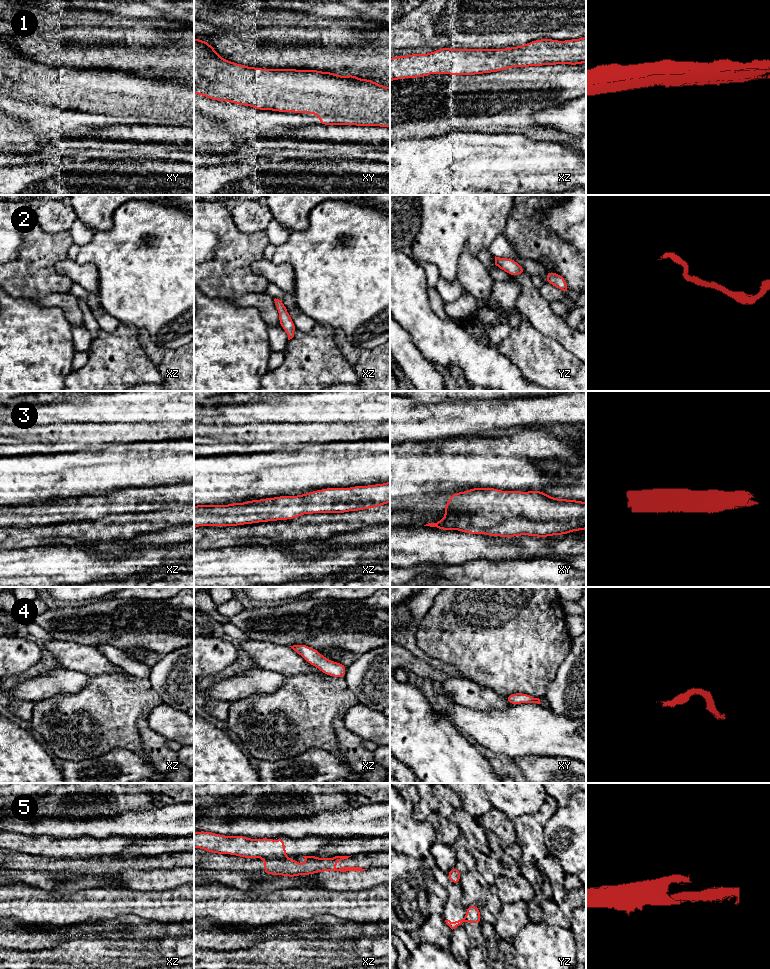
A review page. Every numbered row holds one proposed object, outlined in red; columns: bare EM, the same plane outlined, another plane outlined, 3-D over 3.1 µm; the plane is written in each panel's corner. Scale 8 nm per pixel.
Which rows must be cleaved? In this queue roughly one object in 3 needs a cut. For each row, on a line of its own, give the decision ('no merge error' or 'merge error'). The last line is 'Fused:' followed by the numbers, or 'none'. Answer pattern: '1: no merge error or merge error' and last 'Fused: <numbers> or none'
1: no merge error
2: no merge error
3: no merge error
4: no merge error
5: merge error
Fused: 5

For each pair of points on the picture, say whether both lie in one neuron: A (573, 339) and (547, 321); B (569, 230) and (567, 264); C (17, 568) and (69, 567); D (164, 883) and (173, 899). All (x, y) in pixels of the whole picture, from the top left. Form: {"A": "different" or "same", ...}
{"A": "same", "B": "different", "C": "same", "D": "different"}

